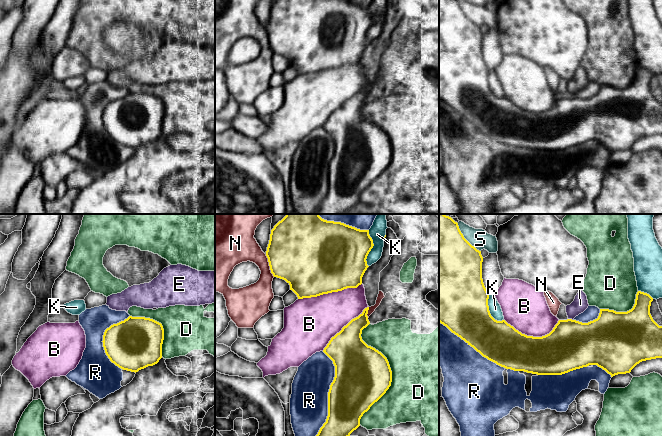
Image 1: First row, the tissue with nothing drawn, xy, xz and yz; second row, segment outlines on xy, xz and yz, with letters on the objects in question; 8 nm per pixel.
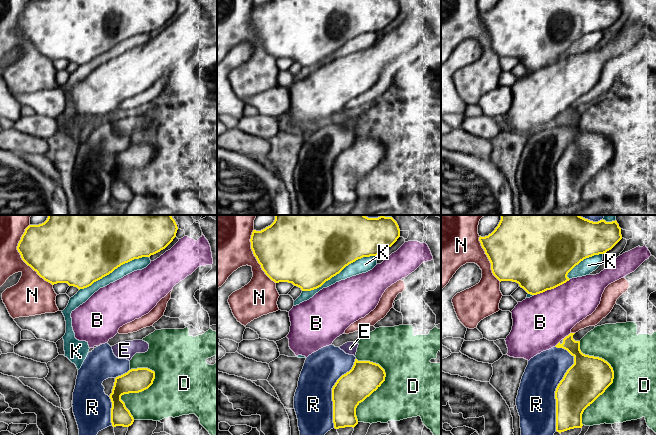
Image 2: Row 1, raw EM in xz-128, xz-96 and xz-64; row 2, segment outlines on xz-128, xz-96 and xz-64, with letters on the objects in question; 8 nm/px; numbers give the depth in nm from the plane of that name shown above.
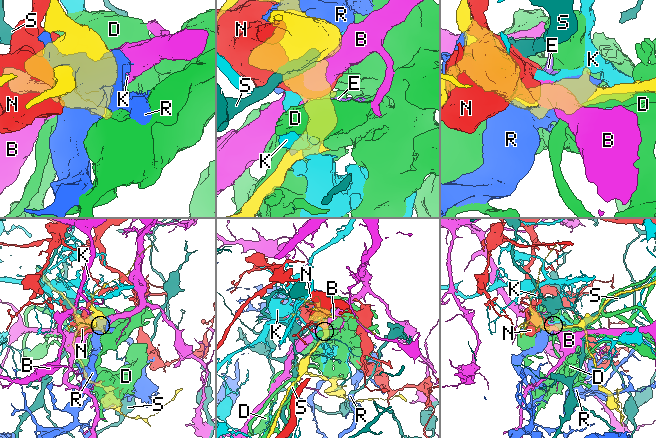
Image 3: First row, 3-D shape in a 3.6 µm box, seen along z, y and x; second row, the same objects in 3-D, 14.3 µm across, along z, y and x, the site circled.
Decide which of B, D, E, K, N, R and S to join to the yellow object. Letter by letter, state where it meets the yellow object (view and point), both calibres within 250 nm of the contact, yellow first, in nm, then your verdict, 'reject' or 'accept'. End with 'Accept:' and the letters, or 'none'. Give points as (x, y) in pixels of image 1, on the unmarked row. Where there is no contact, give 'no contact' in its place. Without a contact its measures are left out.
B: xz (329, 68) | 500/380 nm | reject
D: xz (391, 147) | 440/500 nm | reject
E: yz (570, 95) | 400/120 nm | reject
K: xz (372, 23) | 420/140 nm | reject
N: xz (269, 41) | 480/220 nm | reject
R: xz (328, 170) | 400/300 nm | reject
S: yz (465, 15) | 500/160 nm | reject
Accept: none

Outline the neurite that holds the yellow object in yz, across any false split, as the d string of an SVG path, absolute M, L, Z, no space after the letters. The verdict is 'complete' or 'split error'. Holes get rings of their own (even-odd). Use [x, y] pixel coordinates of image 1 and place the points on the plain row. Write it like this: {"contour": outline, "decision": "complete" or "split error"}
{"contour": "M439 0L439 98L464 116L483 133L506 145L537 151L562 151L570 147L597 141L611 153L630 149L640 138L662 134L662 102L650 90L653 74L638 67L633 84L627 88L600 85L597 95L588 99L559 96L553 106L542 113L522 110L505 96L495 96L489 87L489 70L482 55L481 27L472 22L461 9L458 0Z", "decision": "complete"}

